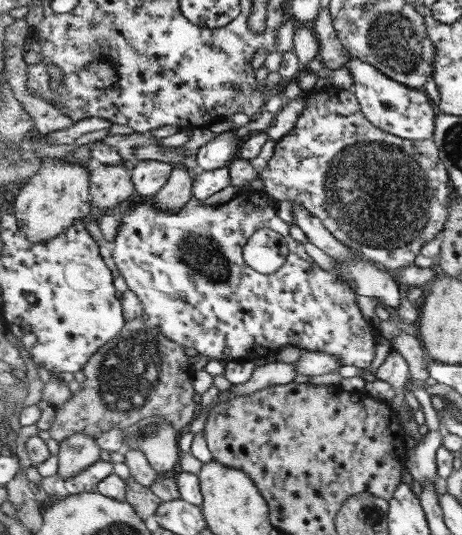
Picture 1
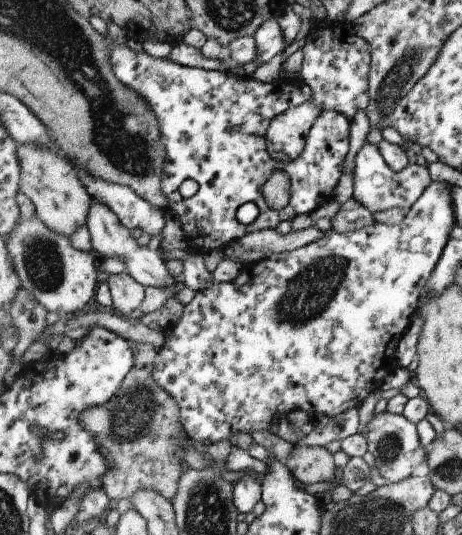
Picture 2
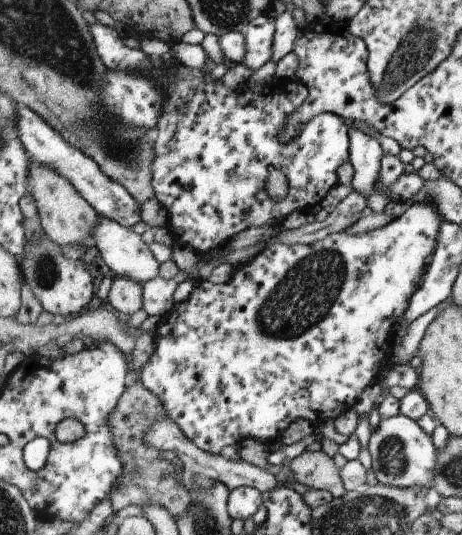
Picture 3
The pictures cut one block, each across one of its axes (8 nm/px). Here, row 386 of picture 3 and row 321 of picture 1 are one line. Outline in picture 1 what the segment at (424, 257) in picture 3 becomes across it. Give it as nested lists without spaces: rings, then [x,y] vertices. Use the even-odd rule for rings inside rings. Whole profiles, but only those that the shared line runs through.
[[[243,193],[235,196],[233,199],[225,204],[218,206],[207,206],[205,202],[197,200],[193,197],[190,203],[183,208],[181,212],[161,212],[157,210],[151,203],[147,204],[144,199],[140,198],[132,202],[129,214],[125,214],[121,218],[122,224],[118,228],[115,240],[111,245],[113,249],[112,258],[116,268],[120,271],[122,277],[126,280],[128,287],[131,291],[137,294],[137,297],[143,302],[145,306],[145,313],[143,319],[145,322],[153,328],[159,329],[162,333],[171,338],[175,342],[178,342],[185,348],[195,348],[199,353],[210,357],[213,360],[222,361],[239,361],[245,360],[249,362],[257,362],[263,358],[271,356],[277,350],[284,346],[296,346],[303,351],[321,351],[324,353],[331,353],[337,355],[344,365],[356,366],[360,369],[368,369],[373,360],[375,360],[375,354],[377,354],[377,339],[381,336],[381,330],[379,327],[375,327],[373,324],[365,320],[365,316],[361,314],[361,308],[357,306],[357,296],[359,294],[347,283],[347,281],[337,277],[333,272],[327,272],[323,270],[315,259],[306,251],[305,245],[299,243],[297,240],[291,238],[291,232],[289,232],[289,224],[285,220],[279,218],[277,214],[277,206],[279,201],[269,196],[267,193],[265,197],[260,201],[253,202],[253,196],[246,196]],[[263,228],[269,228],[275,230],[281,235],[285,236],[290,248],[290,253],[285,264],[281,268],[270,275],[262,275],[261,272],[257,272],[254,268],[251,268],[244,259],[244,248],[249,243],[249,240],[253,237],[255,232],[262,230]]]

